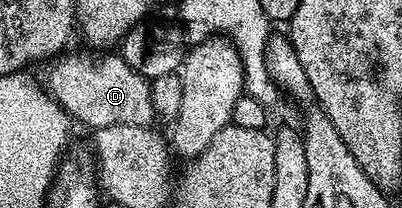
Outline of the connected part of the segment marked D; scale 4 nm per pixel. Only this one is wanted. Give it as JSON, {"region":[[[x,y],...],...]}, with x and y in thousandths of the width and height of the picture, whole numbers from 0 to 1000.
{"region":[[[256,260],[249,288],[236,269],[167,264],[149,264],[124,313],[127,351],[112,380],[112,418],[127,466],[177,553],[179,582],[197,591],[199,577],[219,596],[226,625],[271,606],[363,615],[388,591],[376,389],[323,327],[303,264]]]}

